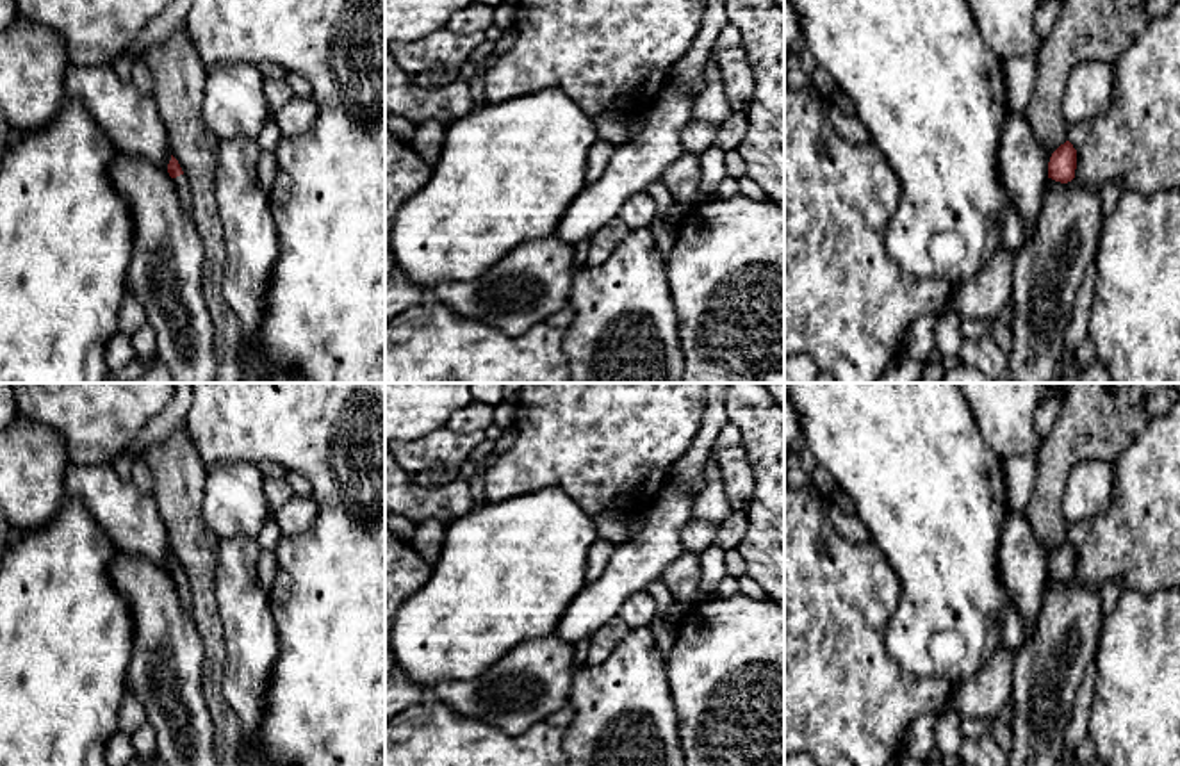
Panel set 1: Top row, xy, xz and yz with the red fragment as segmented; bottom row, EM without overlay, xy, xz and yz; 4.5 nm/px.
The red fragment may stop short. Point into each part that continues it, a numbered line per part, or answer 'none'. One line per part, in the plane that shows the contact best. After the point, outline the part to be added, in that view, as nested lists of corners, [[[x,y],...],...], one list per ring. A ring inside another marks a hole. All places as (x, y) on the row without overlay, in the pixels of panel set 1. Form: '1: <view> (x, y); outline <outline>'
1: xy (182, 586); outline [[[180,574],[173,577],[173,583],[182,607],[191,613],[193,591],[191,591],[189,579],[185,577],[185,574]]]

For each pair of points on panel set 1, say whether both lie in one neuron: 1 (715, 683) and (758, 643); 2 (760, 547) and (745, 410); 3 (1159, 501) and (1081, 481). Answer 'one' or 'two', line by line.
1: one
2: one
3: two

